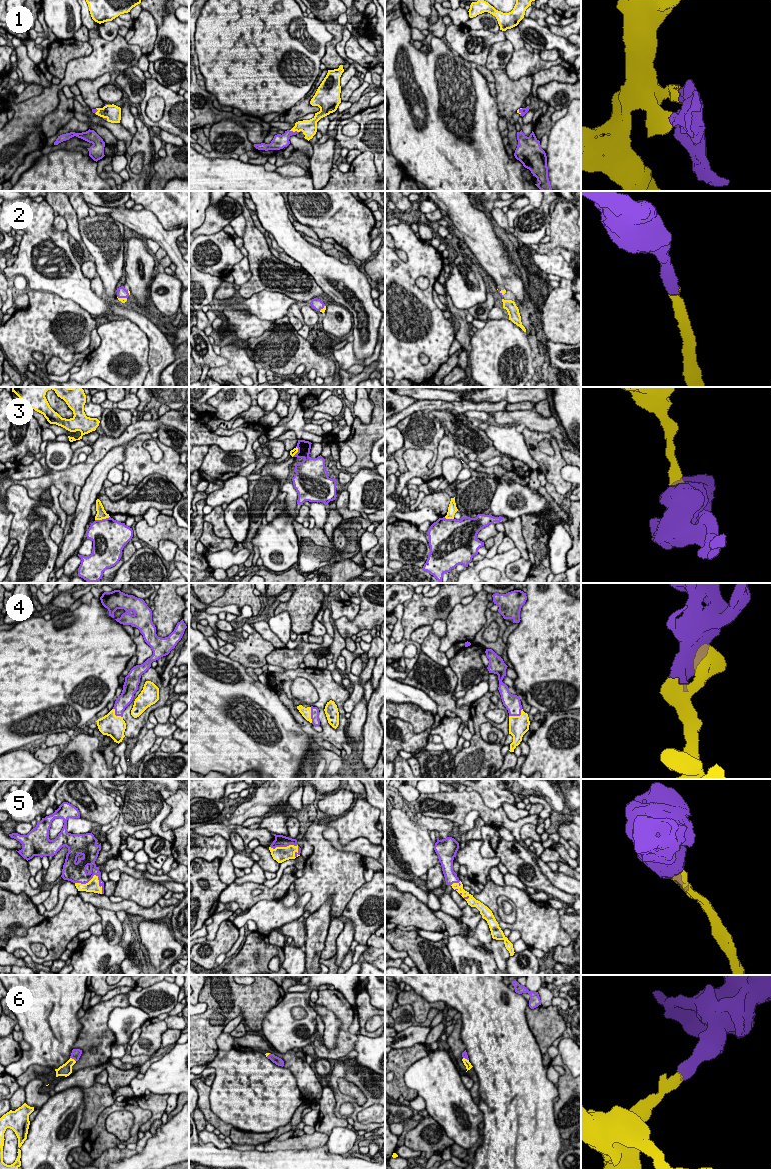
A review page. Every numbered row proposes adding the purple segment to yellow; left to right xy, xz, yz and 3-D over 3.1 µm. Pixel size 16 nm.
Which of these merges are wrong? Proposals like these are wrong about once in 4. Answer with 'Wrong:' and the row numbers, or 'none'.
Wrong: 3

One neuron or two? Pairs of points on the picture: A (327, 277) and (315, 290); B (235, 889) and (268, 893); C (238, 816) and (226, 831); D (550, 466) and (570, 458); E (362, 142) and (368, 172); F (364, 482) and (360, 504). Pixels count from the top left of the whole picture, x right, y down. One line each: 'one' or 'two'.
A: two
B: one
C: two
D: two
E: two
F: one

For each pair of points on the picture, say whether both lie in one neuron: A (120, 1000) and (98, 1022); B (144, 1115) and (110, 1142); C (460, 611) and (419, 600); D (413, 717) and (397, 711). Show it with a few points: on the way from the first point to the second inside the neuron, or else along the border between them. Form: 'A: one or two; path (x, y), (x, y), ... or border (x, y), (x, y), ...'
A: one; path (114, 1002), (100, 1016)
B: one; path (127, 1108), (110, 1109), (102, 1117), (102, 1125)
C: two; border (460, 602), (455, 605), (444, 620)
D: one; path (409, 713), (401, 711)

